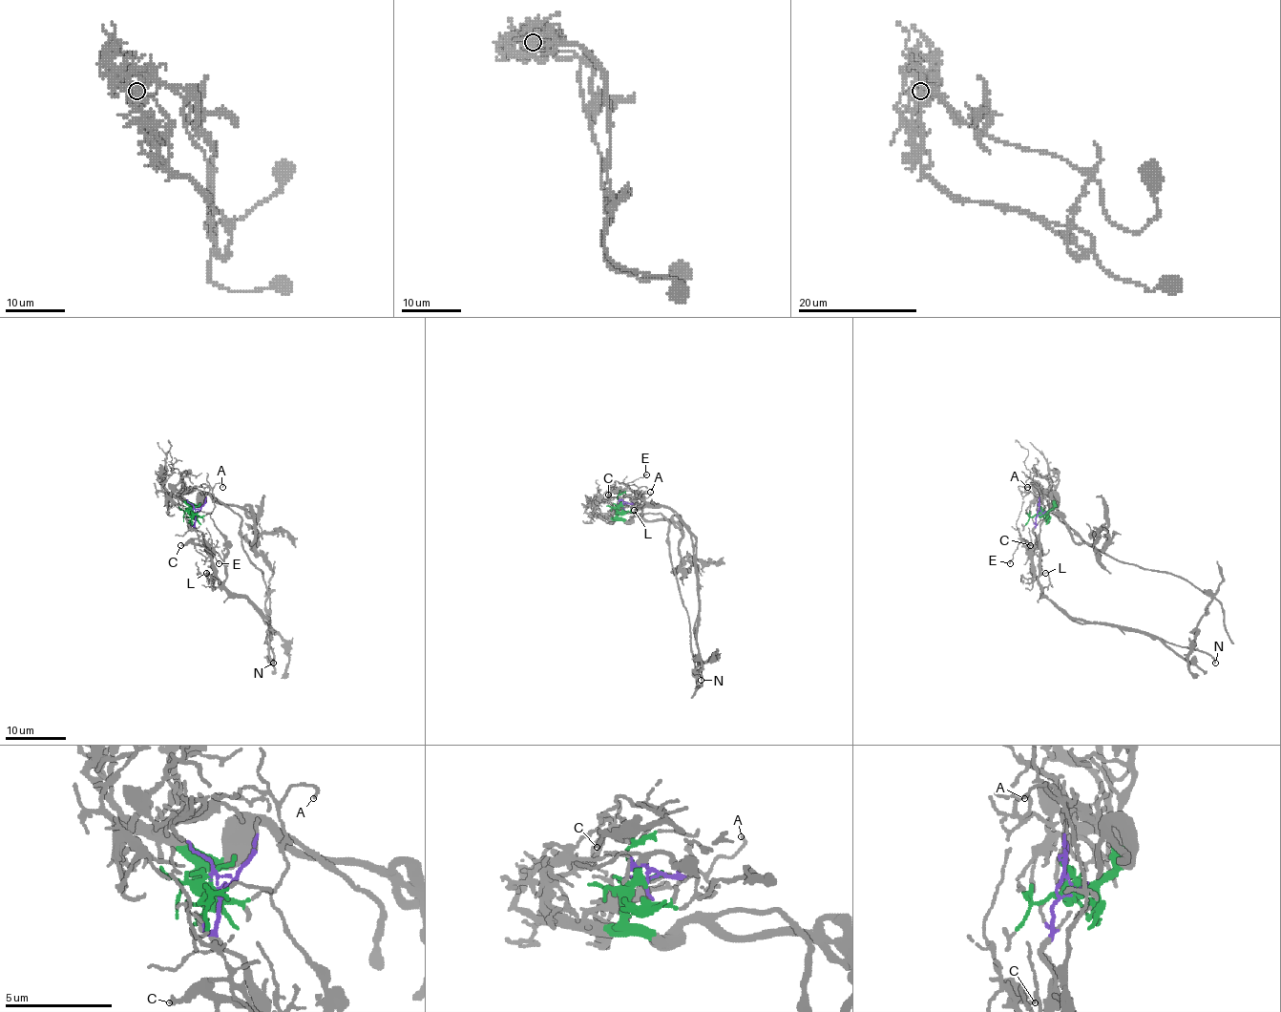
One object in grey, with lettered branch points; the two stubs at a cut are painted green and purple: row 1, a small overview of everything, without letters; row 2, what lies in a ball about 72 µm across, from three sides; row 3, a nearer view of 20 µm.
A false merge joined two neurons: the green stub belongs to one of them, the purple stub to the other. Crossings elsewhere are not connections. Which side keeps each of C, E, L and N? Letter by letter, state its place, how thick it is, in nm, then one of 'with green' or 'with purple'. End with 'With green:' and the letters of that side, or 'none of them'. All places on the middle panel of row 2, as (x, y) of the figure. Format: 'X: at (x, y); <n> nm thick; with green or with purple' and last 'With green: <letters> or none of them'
C: at (608, 495); 200 nm thick; with purple
E: at (646, 474); 110 nm thick; with purple
L: at (634, 510); 170 nm thick; with purple
N: at (701, 680); 220 nm thick; with purple
With green: none of them

